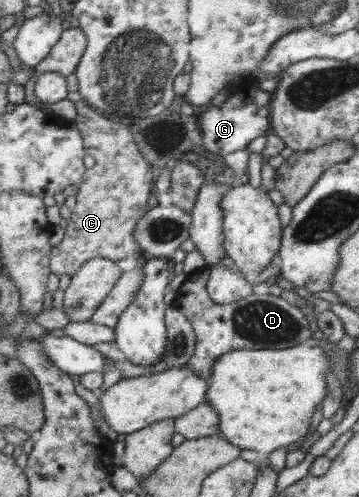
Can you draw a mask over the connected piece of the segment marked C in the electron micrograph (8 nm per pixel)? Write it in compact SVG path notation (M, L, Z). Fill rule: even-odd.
M82 100L74 102L74 105L77 110L77 116L74 120L77 131L84 139L83 143L87 154L90 154L95 162L92 168L84 171L77 184L76 204L74 210L71 211L62 242L50 250L50 270L58 277L63 274L70 275L70 277L76 275L84 262L96 257L113 261L119 261L122 258L128 258L128 256L139 259L141 250L138 241L134 239L134 230L136 230L138 220L150 210L148 200L150 200L150 194L152 194L155 184L152 173L153 166L138 150L136 138L134 138L136 135L130 132L128 126L124 126L113 117L102 114Z

